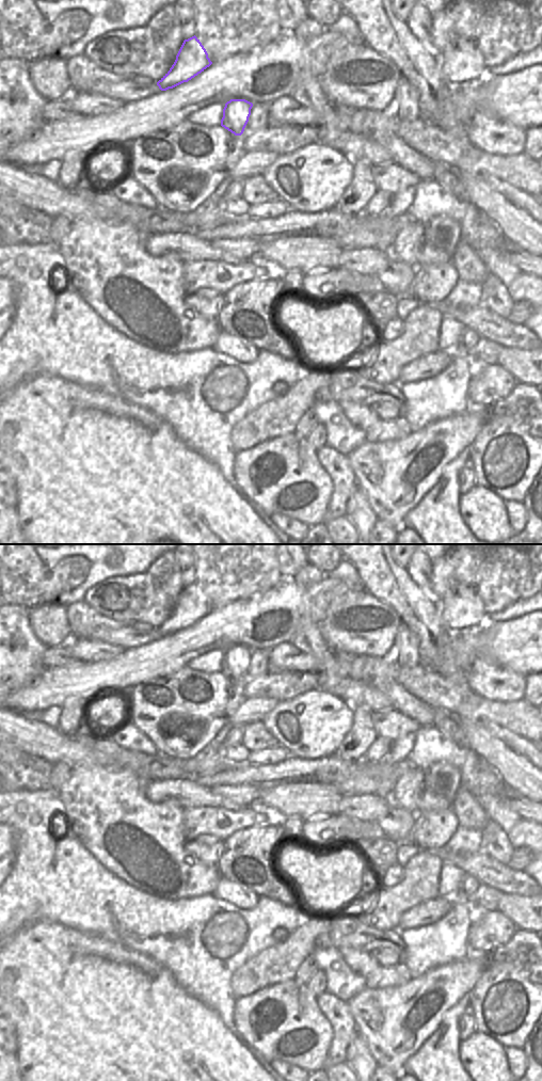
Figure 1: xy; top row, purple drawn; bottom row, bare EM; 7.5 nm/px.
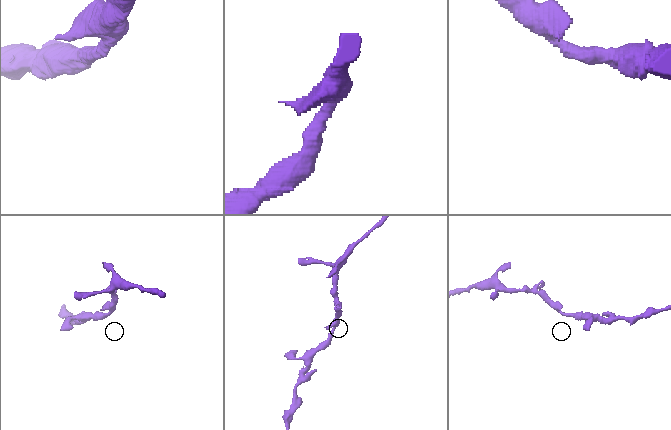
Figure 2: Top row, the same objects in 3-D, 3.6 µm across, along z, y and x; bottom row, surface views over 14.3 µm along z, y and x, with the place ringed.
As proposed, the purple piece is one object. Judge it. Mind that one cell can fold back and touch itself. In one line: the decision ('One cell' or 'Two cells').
One cell

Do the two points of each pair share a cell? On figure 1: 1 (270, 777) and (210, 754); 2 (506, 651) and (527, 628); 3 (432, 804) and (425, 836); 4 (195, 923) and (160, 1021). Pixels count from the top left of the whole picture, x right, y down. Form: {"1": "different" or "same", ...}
{"1": "different", "2": "same", "3": "different", "4": "different"}

